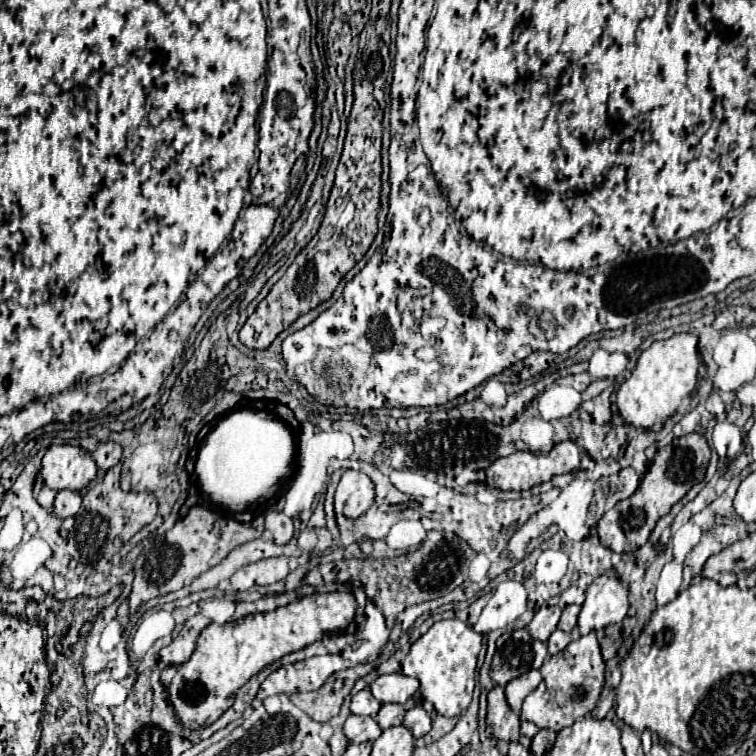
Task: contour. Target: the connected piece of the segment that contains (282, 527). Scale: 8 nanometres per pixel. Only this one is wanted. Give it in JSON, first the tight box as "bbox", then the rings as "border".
{"bbox":[266,512,294,544],"border":[[[270,512],[266,516],[266,530],[272,534],[272,540],[276,544],[288,544],[292,534],[294,534],[294,526],[292,526],[292,518],[288,518],[284,512]]]}

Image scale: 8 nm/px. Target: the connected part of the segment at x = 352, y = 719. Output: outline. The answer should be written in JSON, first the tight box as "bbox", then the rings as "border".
{"bbox":[344,714,382,744],"border":[[[350,714],[348,720],[344,722],[344,734],[350,742],[360,744],[360,742],[374,742],[382,734],[382,730],[374,718]]]}

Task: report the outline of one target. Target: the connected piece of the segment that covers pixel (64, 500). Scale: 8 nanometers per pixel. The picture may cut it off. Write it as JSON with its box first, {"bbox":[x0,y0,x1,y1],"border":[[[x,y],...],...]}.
{"bbox":[54,490,82,518],"border":[[[60,490],[56,494],[56,500],[54,500],[54,514],[58,518],[68,518],[68,516],[74,516],[78,512],[82,504],[82,496],[78,492],[72,492],[72,490]]]}

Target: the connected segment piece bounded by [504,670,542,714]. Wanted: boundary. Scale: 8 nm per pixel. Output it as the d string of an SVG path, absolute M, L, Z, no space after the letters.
M530 670L528 674L522 674L520 678L514 678L512 682L506 684L506 700L508 700L508 706L512 706L512 710L516 714L520 714L520 708L522 708L522 702L524 698L542 682L542 674L540 670Z

